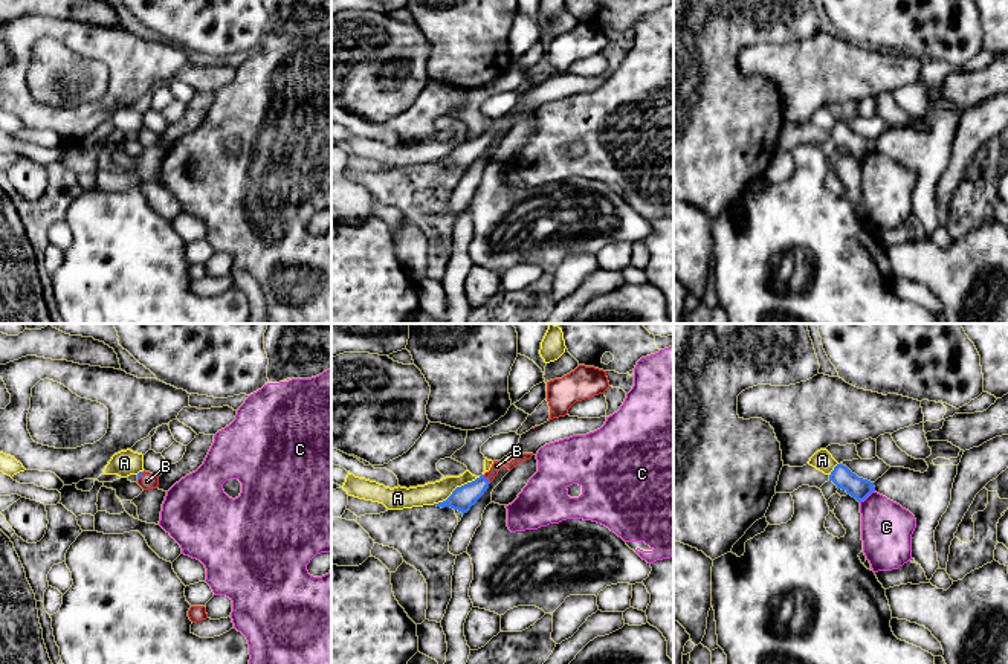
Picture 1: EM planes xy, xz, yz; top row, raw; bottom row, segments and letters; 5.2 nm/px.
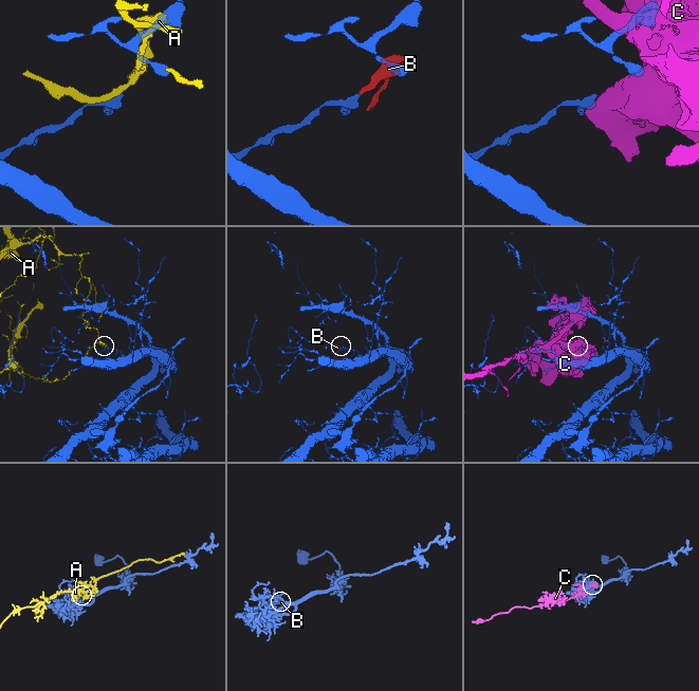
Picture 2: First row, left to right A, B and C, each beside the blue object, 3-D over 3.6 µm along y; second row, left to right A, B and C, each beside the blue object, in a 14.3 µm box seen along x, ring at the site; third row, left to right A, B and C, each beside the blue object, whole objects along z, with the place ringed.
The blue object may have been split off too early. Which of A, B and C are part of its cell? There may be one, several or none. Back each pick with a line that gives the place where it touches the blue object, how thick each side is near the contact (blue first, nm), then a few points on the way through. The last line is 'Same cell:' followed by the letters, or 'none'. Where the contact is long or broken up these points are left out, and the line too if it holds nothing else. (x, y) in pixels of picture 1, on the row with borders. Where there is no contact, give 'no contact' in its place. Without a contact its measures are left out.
B: meets blue in xz at (486, 480); 120 nm thick on the blue side, 60 nm on the other; runs through xz (463, 498), (486, 480), (497, 466)
Same cell: B

